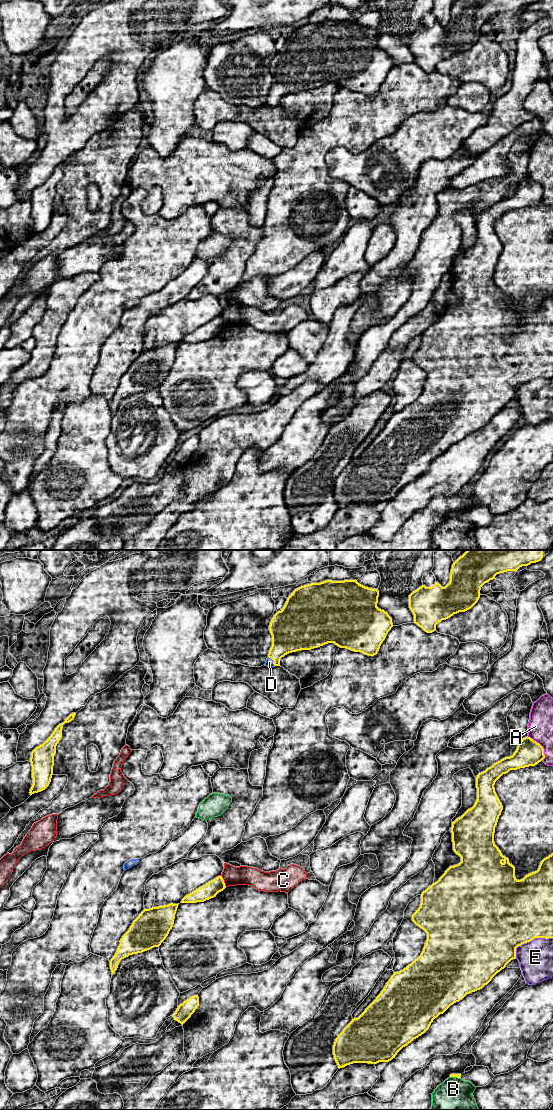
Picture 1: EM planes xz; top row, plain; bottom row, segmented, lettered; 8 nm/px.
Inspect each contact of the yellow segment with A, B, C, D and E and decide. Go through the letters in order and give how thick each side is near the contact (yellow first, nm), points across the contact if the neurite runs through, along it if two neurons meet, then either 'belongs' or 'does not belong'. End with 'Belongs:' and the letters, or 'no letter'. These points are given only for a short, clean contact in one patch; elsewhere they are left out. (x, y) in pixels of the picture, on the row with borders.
A: 200/200 nm | does not belong
B: 30/360 nm | does not belong
C: 120/160 nm | does not belong
D: 280/60 nm | across xz (289, 635), (276, 652), (273, 661), (269, 662) | belongs
E: 500/280 nm | does not belong
Belongs: D

